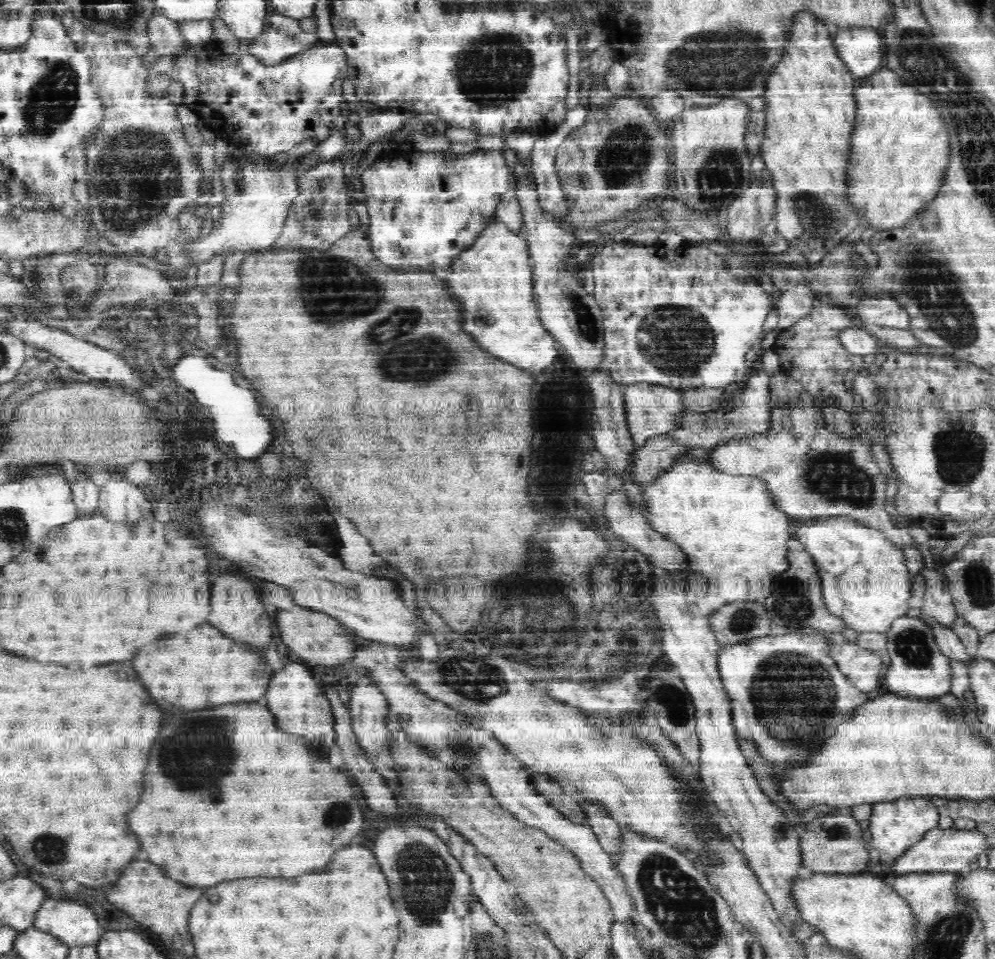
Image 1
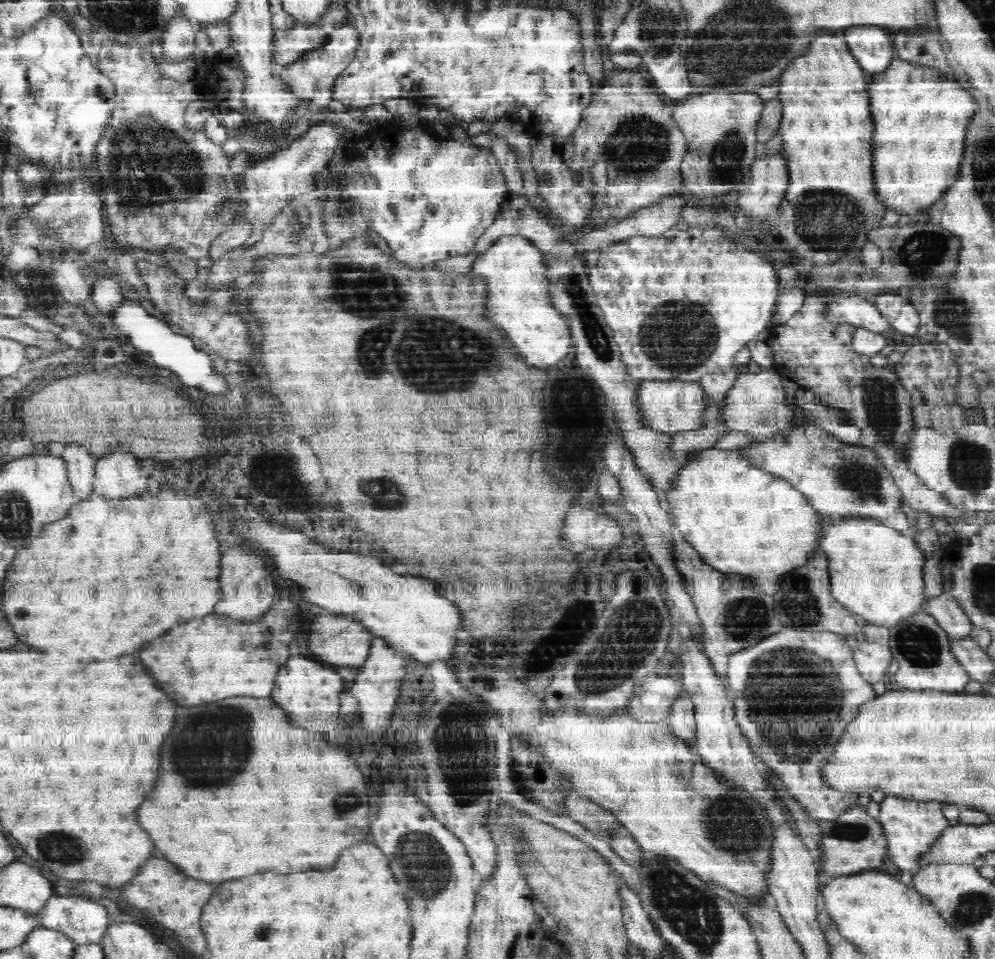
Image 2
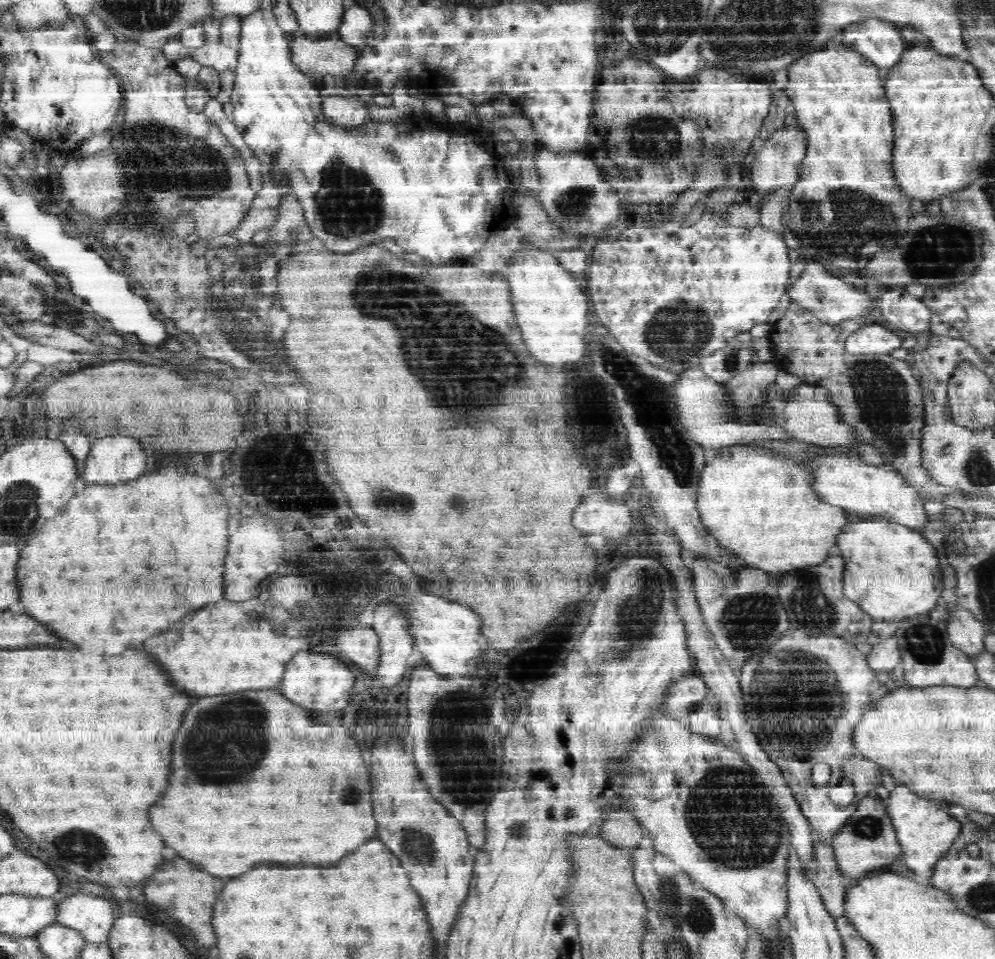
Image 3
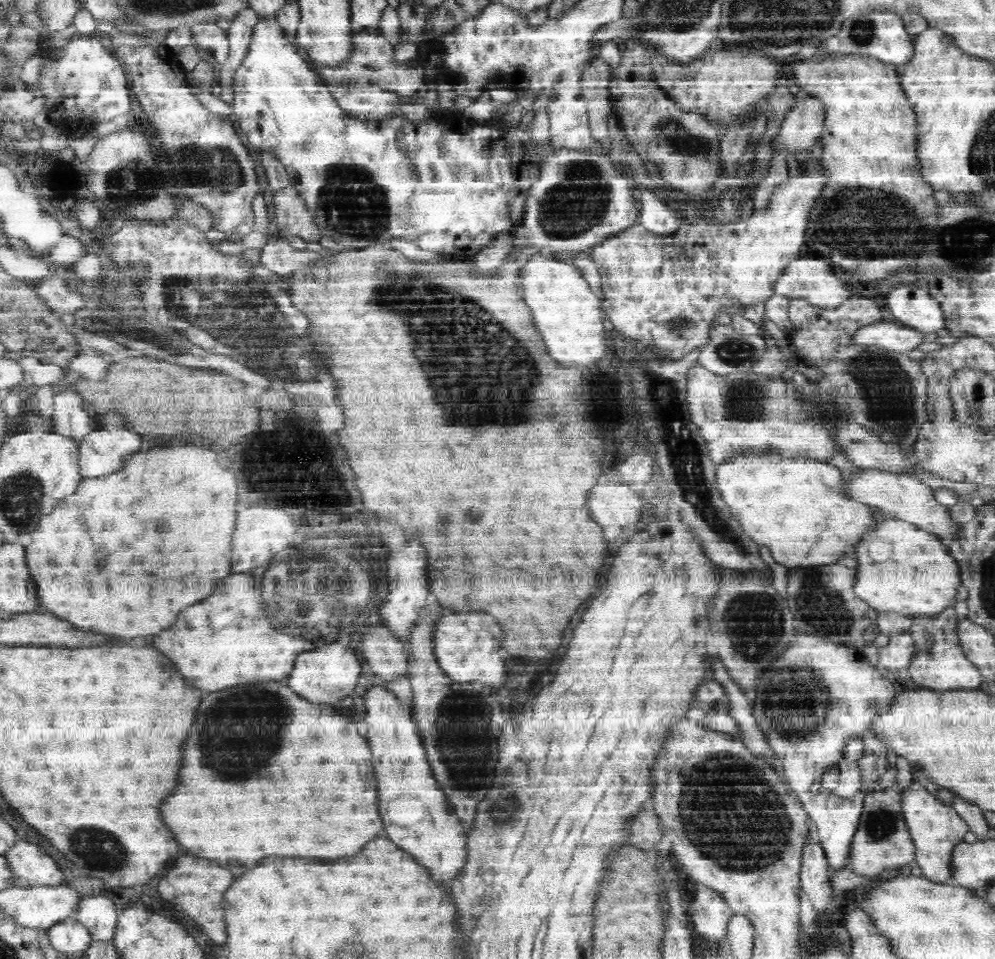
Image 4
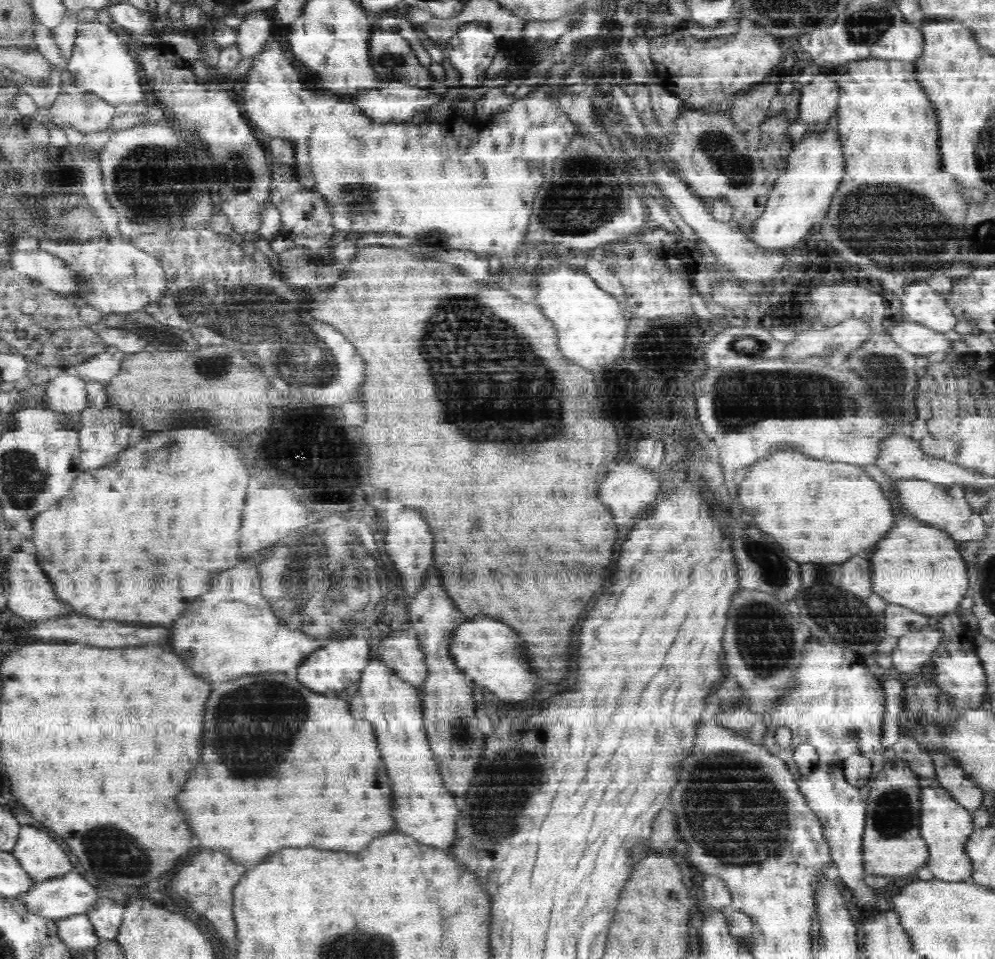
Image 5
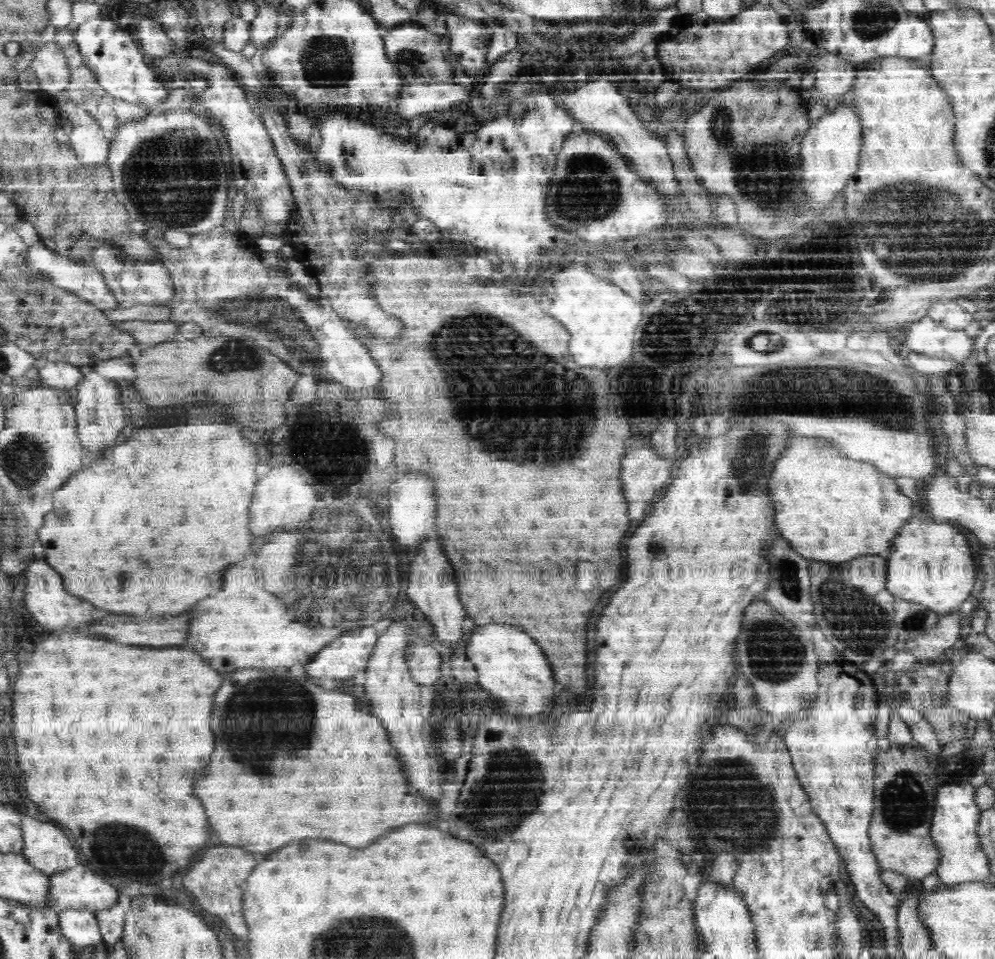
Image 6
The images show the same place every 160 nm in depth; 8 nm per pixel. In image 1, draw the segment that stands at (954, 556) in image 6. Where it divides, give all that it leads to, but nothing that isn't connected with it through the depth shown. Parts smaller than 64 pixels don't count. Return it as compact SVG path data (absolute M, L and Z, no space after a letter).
M832 517L814 520L810 526L799 524L796 533L798 542L803 543L805 550L812 554L819 564L826 606L834 614L841 616L848 623L848 627L860 633L888 633L897 618L912 613L912 576L905 563L903 546L888 538L884 531L848 517Z

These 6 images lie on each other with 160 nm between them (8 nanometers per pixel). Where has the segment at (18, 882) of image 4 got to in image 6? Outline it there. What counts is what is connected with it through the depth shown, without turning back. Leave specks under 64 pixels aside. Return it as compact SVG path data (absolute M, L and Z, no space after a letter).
M21 814L21 827L23 830L23 839L25 847L22 855L39 870L46 874L54 874L66 868L76 866L78 862L78 850L70 844L70 838L66 832L50 822L42 822L36 818L30 818L28 815Z

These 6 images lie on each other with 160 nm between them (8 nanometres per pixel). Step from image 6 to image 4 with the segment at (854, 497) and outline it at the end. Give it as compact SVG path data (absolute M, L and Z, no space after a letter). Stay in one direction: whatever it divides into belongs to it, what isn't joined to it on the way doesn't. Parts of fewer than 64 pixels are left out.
M777 451L764 453L762 456L736 457L717 468L720 492L730 504L733 515L742 522L743 529L758 544L770 546L772 556L778 564L790 568L808 564L834 564L842 558L842 554L858 545L867 532L877 529L880 522L874 518L872 505L851 498L849 494L849 484L853 478L854 475L849 471L830 464L828 460L790 457Z

